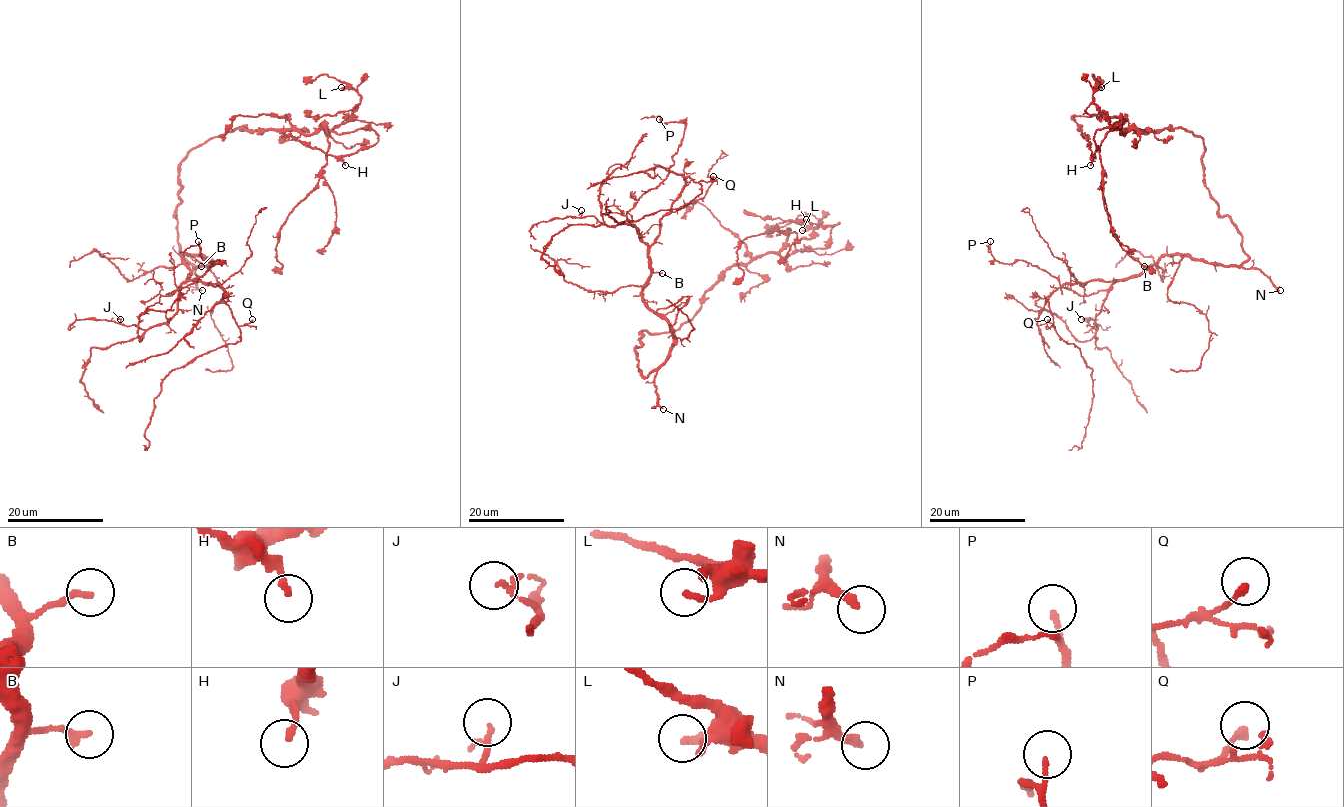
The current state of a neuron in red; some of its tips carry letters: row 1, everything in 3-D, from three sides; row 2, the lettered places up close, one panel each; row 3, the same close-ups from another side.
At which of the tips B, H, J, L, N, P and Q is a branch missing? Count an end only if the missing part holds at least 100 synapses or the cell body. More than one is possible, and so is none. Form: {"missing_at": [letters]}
{"missing_at": ["N"]}

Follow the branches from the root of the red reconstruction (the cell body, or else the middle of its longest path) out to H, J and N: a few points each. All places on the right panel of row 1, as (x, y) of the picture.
H: (1245, 253), (1241, 233), (1218, 212), (1204, 182), (1200, 137), (1181, 128), (1098, 128), (1090, 165)
J: (1245, 253), (1239, 265), (1161, 257), (1111, 286), (1096, 329), (1081, 319)
N: (1245, 253), (1247, 259), (1242, 266), (1260, 270), (1280, 290)

